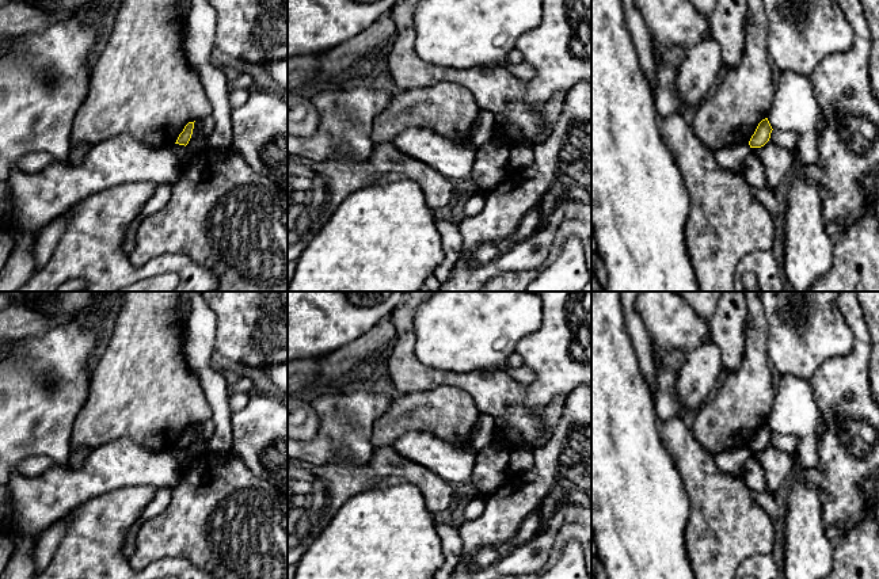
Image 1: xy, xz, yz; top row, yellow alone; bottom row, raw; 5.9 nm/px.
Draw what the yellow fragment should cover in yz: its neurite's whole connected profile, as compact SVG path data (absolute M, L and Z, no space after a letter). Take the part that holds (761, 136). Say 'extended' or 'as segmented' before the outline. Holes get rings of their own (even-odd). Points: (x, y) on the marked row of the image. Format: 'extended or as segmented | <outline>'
as segmented | M768 118L762 119L758 123L754 134L751 136L751 138L749 141L750 148L764 146L769 141L772 130L773 129L772 129Z

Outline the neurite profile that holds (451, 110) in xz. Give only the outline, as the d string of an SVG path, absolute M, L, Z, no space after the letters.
M454 83L403 91L374 118L372 140L392 142L411 127L423 127L449 141L467 142L480 113L475 95Z

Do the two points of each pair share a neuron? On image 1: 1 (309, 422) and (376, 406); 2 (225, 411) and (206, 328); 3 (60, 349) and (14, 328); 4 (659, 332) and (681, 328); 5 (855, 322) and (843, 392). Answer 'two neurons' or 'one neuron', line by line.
1: two neurons
2: one neuron
3: two neurons
4: one neuron
5: one neuron

